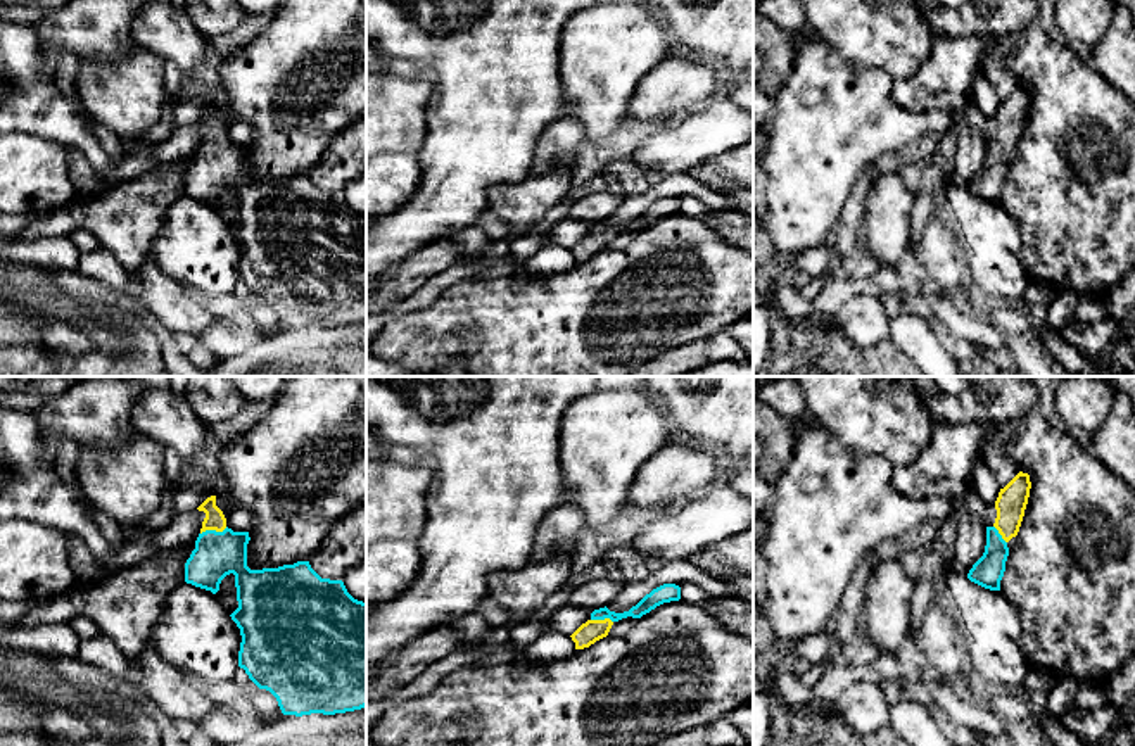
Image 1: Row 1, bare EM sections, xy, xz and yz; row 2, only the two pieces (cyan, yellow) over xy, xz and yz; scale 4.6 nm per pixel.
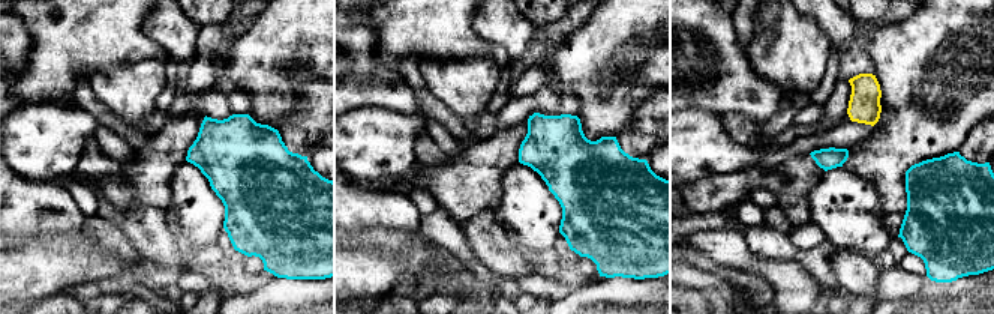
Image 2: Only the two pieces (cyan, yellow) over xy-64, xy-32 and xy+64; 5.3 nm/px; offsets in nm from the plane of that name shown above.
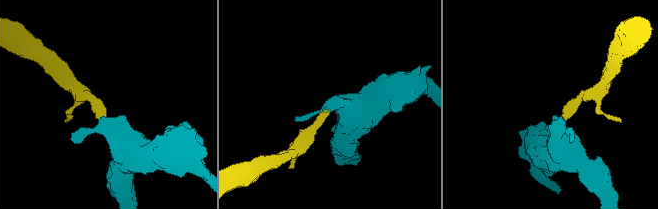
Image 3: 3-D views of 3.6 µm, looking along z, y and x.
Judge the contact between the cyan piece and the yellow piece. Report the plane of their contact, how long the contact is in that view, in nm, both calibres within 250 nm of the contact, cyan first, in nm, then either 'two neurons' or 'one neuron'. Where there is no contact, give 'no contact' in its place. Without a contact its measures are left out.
xy | 130 nm | 220/100 nm | one neuron

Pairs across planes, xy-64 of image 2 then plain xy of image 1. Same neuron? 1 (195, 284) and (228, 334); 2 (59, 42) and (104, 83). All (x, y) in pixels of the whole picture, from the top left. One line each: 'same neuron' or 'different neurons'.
1: same neuron
2: different neurons

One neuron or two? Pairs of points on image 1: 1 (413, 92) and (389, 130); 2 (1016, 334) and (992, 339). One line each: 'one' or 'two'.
1: one
2: two

